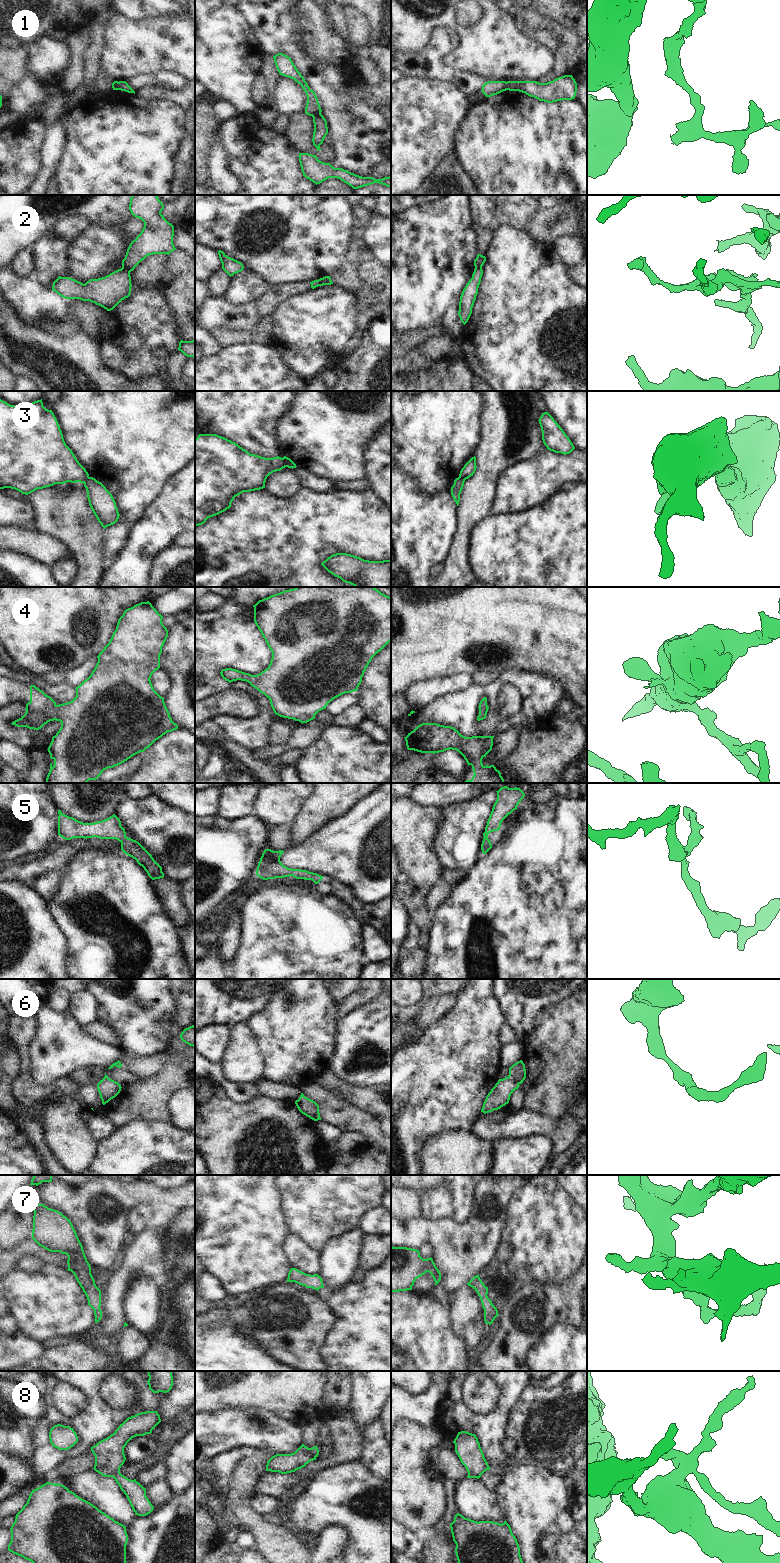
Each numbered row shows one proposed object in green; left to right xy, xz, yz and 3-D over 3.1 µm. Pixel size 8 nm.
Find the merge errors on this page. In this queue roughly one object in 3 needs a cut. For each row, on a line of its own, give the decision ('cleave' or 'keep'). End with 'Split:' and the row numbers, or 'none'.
1: cleave
2: cleave
3: cleave
4: keep
5: keep
6: keep
7: keep
8: cleave
Split: 1, 2, 3, 8

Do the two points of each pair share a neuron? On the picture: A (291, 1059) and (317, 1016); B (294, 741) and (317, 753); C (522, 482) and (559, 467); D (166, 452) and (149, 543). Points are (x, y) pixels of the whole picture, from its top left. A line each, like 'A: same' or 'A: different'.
A: same
B: different
C: same
D: different

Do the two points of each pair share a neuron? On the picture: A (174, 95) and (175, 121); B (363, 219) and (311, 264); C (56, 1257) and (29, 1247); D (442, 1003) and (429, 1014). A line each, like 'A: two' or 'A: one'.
A: two
B: two
C: one
D: one

